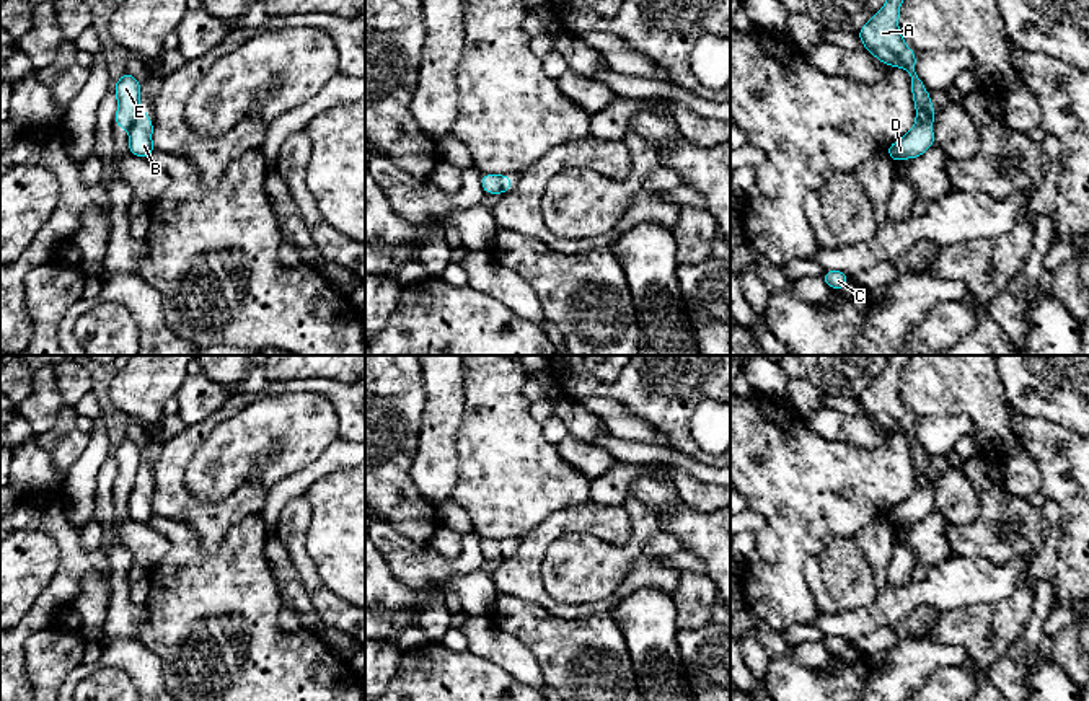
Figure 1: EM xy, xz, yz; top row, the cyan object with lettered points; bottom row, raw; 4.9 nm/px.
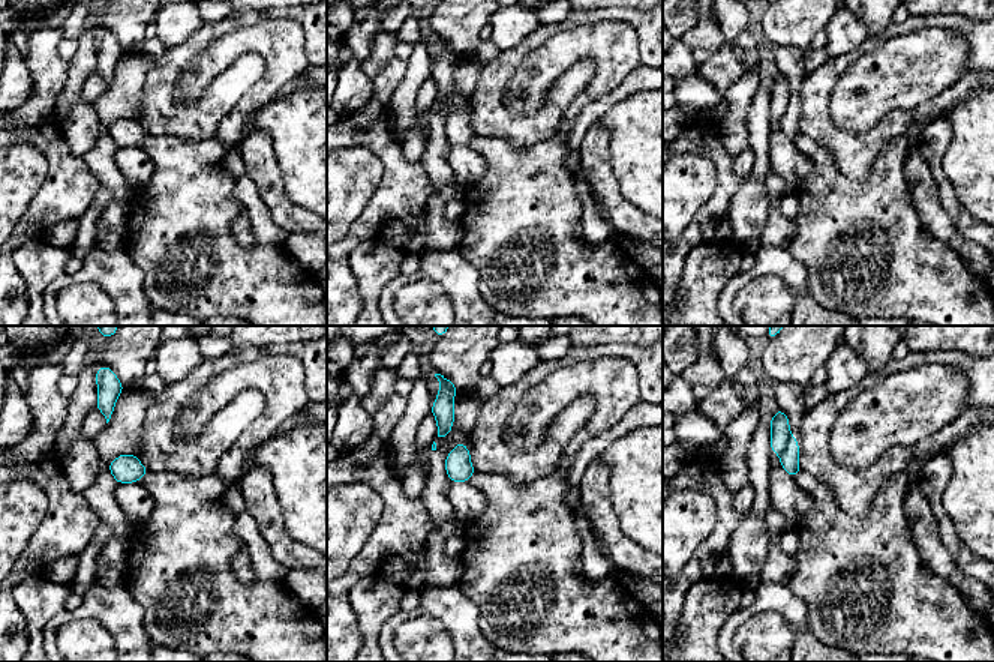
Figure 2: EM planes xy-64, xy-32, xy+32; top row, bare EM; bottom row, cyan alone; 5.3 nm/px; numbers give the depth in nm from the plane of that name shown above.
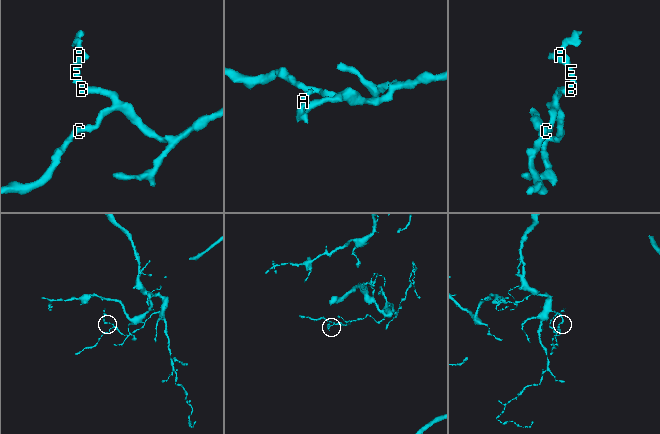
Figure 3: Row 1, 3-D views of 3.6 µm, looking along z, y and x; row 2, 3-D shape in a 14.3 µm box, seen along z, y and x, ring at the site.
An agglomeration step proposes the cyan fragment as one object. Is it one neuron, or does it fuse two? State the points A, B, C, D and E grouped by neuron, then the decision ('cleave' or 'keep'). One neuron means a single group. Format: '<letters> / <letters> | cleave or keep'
A E / B C D | cleave

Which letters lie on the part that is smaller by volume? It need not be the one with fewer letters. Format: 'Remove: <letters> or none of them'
Remove: A, E

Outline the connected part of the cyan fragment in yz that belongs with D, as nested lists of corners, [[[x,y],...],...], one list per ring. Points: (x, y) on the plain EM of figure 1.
[[[916,476],[916,486],[911,496],[885,514],[888,522],[893,527],[921,522],[934,510],[932,486],[934,484],[926,481],[923,476]]]

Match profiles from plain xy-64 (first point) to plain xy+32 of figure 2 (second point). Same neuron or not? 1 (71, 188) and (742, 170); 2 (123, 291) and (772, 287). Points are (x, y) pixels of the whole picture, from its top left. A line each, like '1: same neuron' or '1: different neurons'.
1: different neurons
2: different neurons

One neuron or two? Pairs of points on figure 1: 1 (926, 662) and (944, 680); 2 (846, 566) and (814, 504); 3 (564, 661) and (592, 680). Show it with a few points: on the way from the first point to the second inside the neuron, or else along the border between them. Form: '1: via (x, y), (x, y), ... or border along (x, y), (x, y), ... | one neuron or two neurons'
1: border along (972, 670), (962, 665), (939, 665), (921, 683) | two neurons
2: border along (853, 537), (835, 537), (819, 558) | two neurons
3: via (571, 661), (586, 674) | one neuron

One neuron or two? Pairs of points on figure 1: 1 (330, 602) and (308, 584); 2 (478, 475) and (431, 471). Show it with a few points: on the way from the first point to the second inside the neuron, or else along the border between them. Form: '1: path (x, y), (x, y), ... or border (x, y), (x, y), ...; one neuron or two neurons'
1: path (325, 600), (313, 589); one neuron
2: border (457, 436), (458, 478), (450, 496); two neurons

